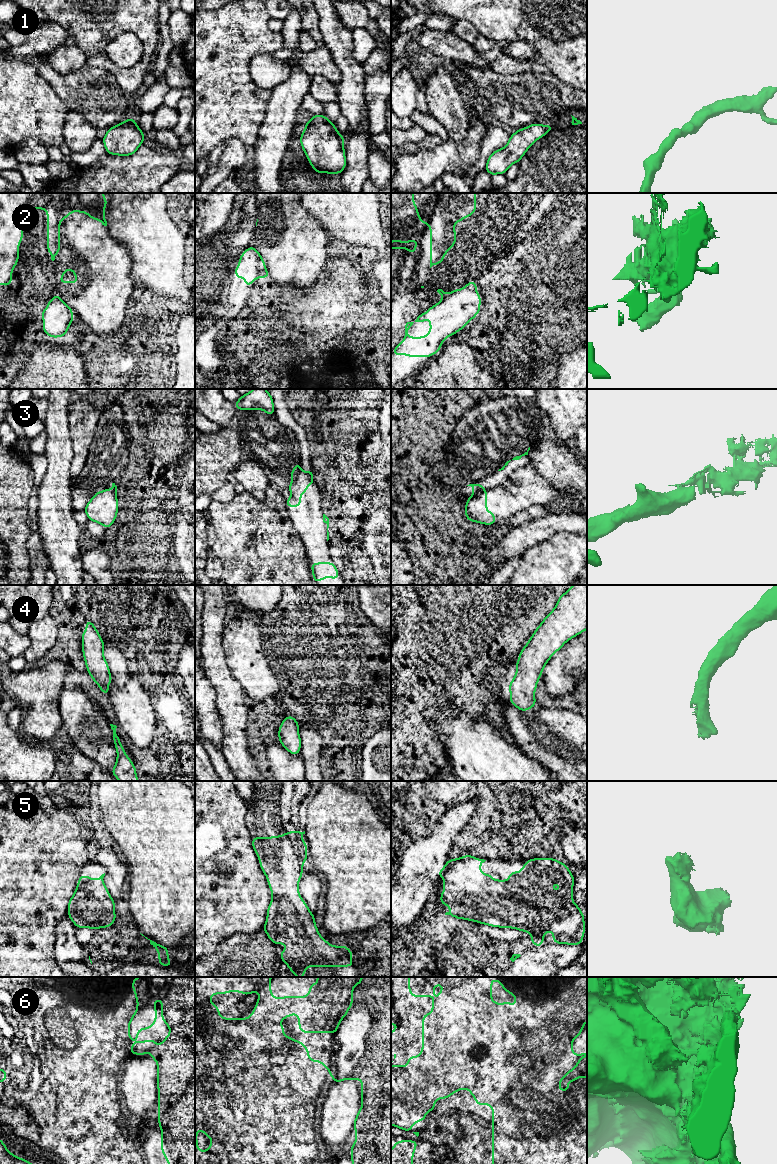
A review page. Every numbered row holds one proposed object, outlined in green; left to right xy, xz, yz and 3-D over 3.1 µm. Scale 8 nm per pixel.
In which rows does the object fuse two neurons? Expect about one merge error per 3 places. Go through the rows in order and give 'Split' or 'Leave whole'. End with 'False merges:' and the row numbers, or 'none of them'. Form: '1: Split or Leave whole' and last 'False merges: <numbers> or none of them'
1: Leave whole
2: Split
3: Leave whole
4: Leave whole
5: Leave whole
6: Split
False merges: 2, 6

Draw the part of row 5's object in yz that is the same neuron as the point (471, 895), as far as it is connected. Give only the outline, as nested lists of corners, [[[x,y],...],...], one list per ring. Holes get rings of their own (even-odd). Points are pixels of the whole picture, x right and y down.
[[[464,855],[461,858],[451,859],[446,861],[445,866],[437,873],[438,876],[443,877],[444,888],[443,892],[440,895],[440,903],[445,906],[449,906],[451,911],[446,912],[445,915],[450,915],[457,919],[465,919],[469,921],[478,922],[480,924],[489,925],[492,927],[500,927],[500,928],[513,928],[516,930],[520,930],[523,932],[528,932],[531,934],[531,942],[536,947],[540,947],[545,941],[543,940],[543,936],[547,931],[551,931],[553,933],[553,938],[551,941],[557,944],[568,944],[568,945],[581,945],[583,941],[583,936],[585,933],[585,922],[584,915],[581,911],[580,907],[577,906],[573,902],[573,885],[575,877],[571,874],[567,864],[563,864],[557,861],[554,858],[533,858],[531,860],[526,860],[526,863],[523,865],[522,870],[519,872],[512,871],[509,874],[508,880],[497,880],[491,877],[491,874],[482,874],[480,865],[484,863],[486,860],[475,858],[472,855]]]

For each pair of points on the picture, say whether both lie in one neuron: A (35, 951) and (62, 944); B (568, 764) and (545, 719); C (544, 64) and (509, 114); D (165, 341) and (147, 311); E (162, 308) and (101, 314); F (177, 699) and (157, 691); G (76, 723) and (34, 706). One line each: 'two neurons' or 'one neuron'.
A: two neurons
B: one neuron
C: two neurons
D: one neuron
E: two neurons
F: one neuron
G: two neurons

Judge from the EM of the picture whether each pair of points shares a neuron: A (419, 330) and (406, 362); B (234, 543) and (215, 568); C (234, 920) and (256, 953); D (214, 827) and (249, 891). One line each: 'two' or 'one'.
A: one
B: two
C: two
D: one

